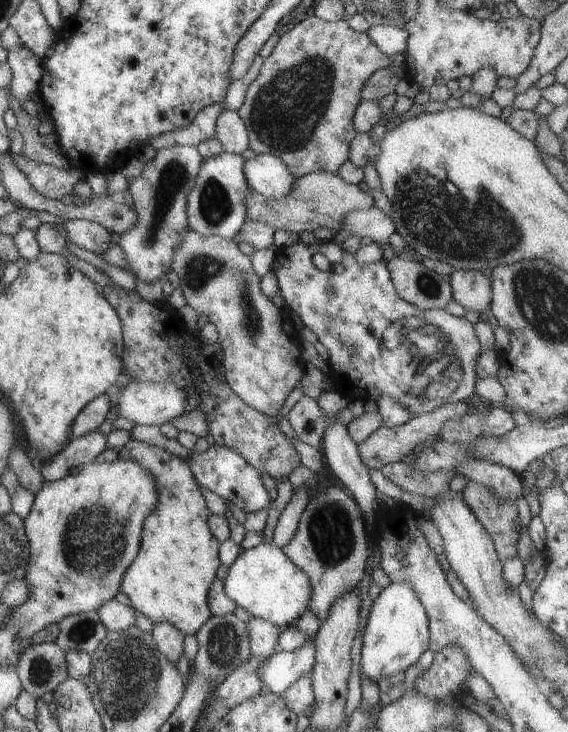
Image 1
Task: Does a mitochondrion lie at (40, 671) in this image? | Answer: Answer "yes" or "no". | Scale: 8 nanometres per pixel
yes

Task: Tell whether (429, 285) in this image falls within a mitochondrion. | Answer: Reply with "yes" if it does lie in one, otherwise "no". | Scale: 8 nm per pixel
yes

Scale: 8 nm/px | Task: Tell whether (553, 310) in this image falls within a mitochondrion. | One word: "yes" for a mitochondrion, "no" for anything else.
yes

